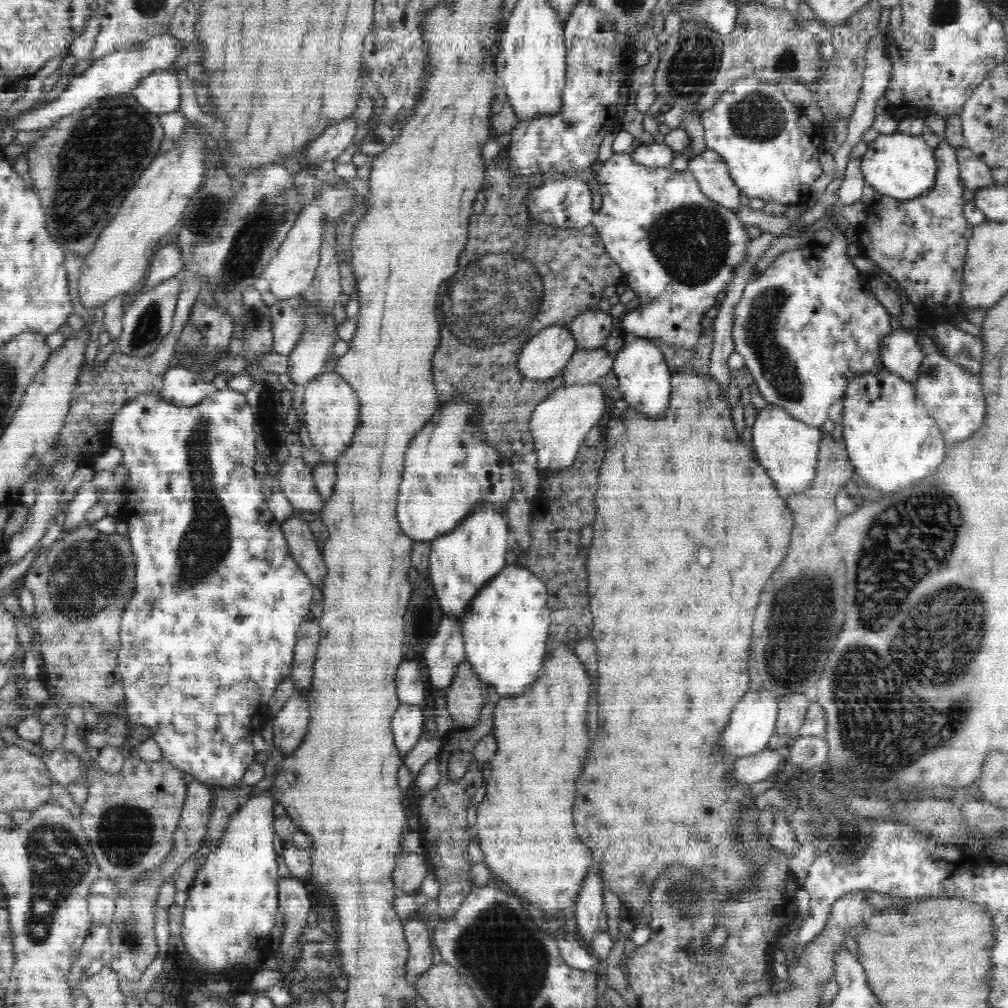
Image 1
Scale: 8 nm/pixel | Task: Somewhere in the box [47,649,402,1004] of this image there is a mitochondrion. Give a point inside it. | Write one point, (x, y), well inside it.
(125, 833)

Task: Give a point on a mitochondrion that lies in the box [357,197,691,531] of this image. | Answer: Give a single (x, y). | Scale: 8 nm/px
(504, 288)

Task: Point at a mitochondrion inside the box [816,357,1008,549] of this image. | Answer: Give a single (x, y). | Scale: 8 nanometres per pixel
(933, 374)

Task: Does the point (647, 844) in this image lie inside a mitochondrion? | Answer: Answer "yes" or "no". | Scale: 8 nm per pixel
no

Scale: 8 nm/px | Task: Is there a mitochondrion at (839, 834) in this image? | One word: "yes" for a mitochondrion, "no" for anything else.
yes

